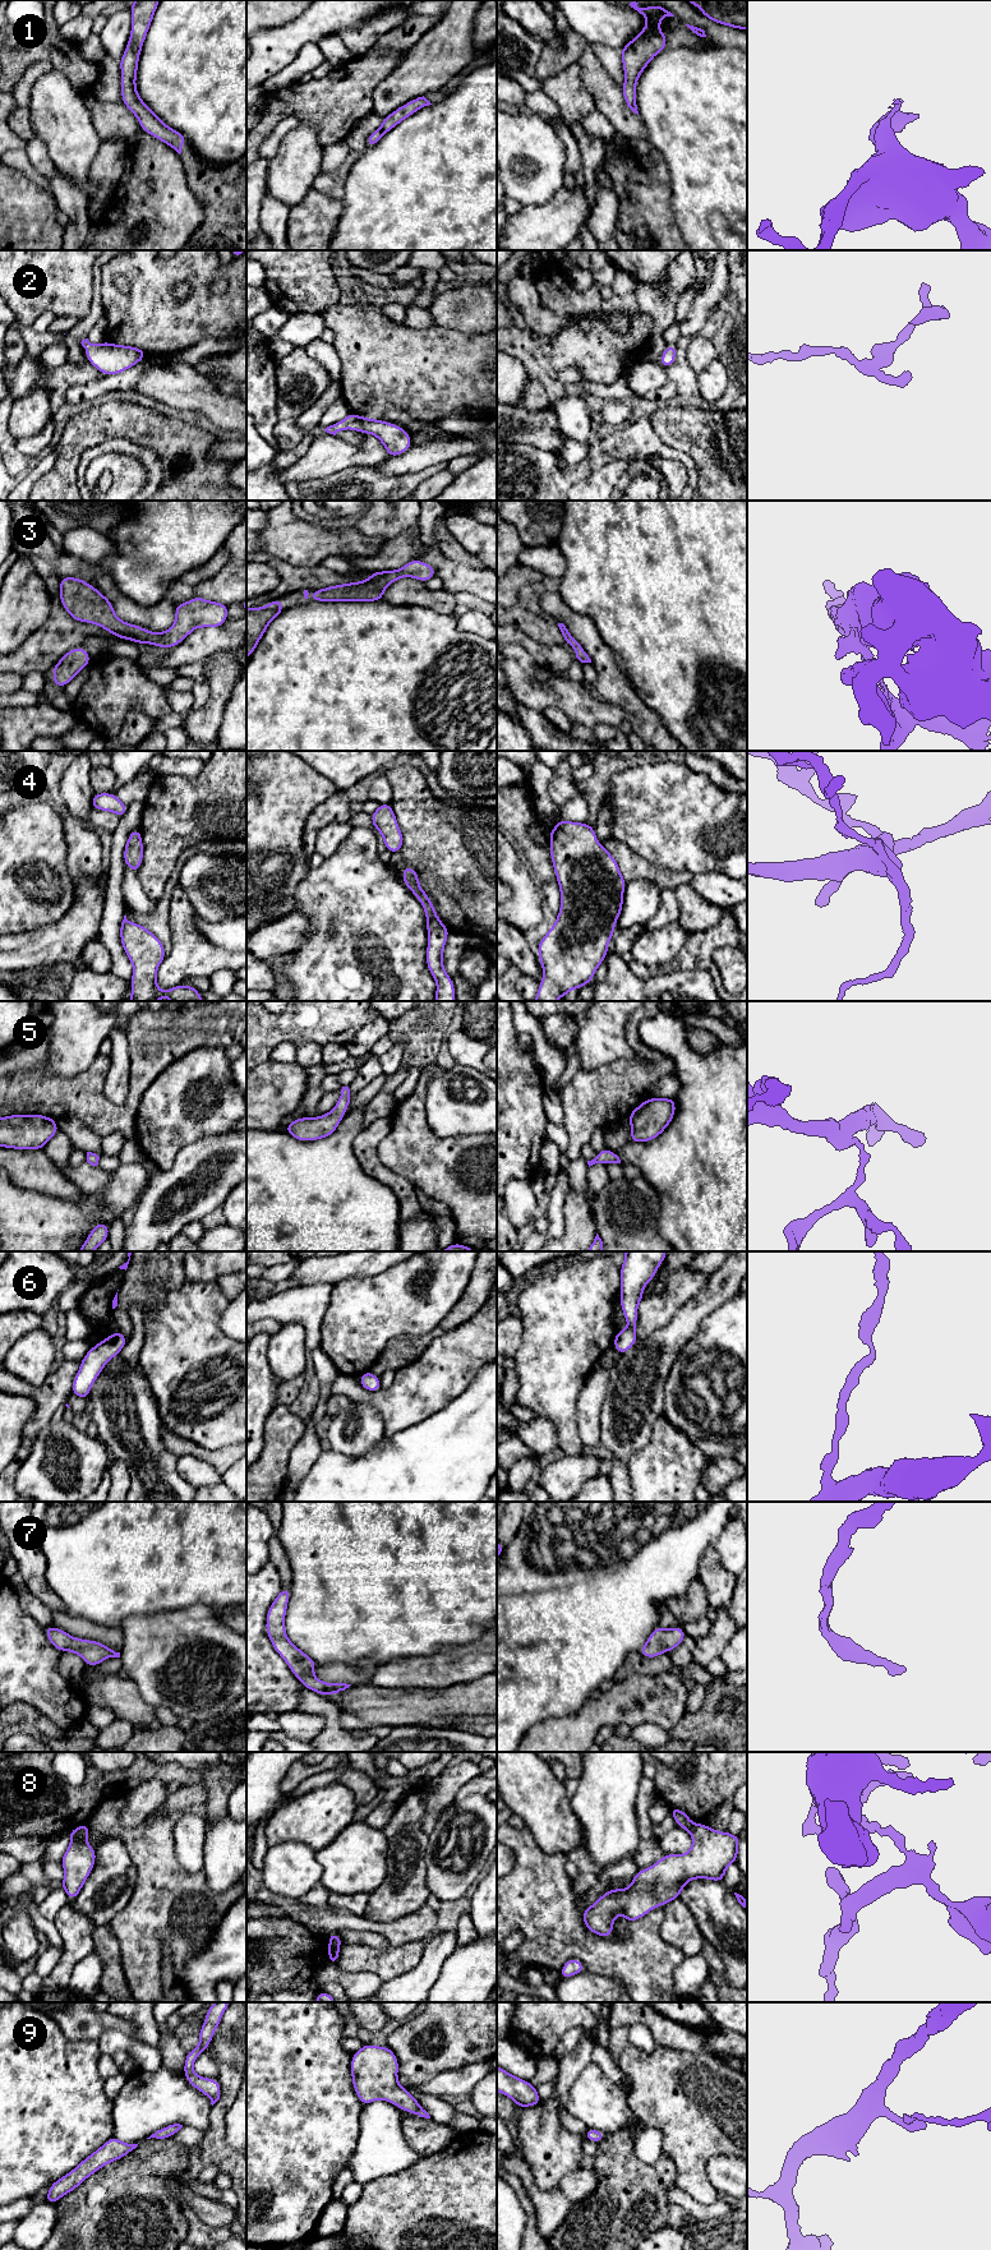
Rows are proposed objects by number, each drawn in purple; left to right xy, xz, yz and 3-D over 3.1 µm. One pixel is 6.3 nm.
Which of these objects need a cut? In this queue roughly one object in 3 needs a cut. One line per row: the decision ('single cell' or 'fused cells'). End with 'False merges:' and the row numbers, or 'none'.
1: single cell
2: single cell
3: single cell
4: single cell
5: single cell
6: single cell
7: single cell
8: fused cells
9: single cell
False merges: 8

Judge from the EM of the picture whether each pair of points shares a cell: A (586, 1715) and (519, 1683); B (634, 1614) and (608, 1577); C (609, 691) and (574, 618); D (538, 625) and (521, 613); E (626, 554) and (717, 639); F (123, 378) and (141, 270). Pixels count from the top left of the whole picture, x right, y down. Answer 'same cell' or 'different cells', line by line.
A: different cells
B: same cell
C: same cell
D: same cell
E: same cell
F: different cells

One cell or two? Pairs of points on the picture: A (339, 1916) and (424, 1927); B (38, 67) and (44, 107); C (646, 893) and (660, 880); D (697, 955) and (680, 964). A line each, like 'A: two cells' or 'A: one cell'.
A: one cell
B: two cells
C: two cells
D: one cell

